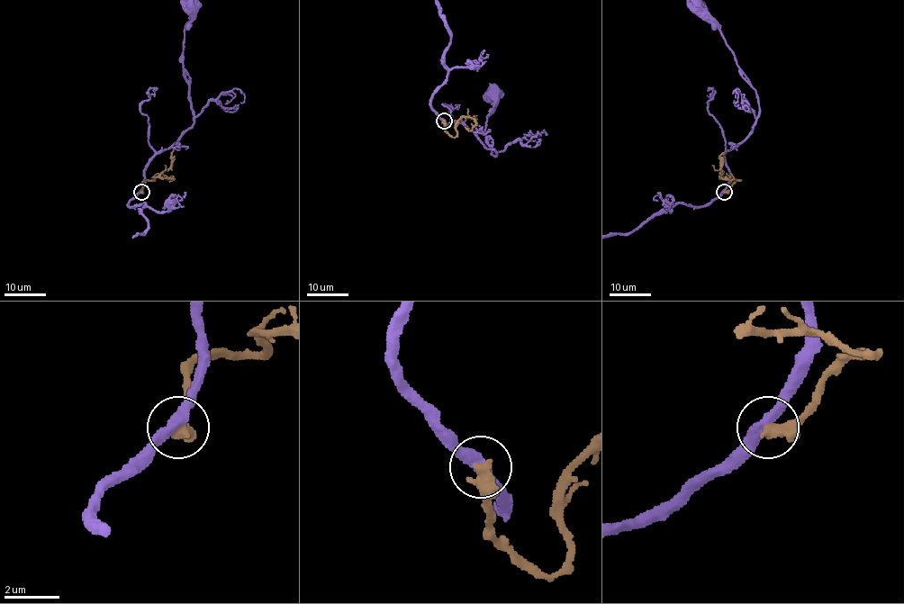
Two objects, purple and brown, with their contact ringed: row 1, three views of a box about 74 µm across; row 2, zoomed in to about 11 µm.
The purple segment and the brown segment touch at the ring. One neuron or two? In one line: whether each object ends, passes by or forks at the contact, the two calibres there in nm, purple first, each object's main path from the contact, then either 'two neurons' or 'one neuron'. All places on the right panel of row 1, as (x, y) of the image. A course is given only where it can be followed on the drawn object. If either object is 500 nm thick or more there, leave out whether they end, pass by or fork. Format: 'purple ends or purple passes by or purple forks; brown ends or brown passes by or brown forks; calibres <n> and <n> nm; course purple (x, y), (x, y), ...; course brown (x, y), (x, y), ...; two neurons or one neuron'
purple passes by; brown passes by; calibres 400 and 360 nm; course purple (724, 191), (730, 181), (725, 155), (752, 131), (759, 111), (756, 91), (736, 63), (720, 25), (698, 2); course brown (724, 191), (740, 181), (720, 178), (734, 178), (730, 174); two neurons

